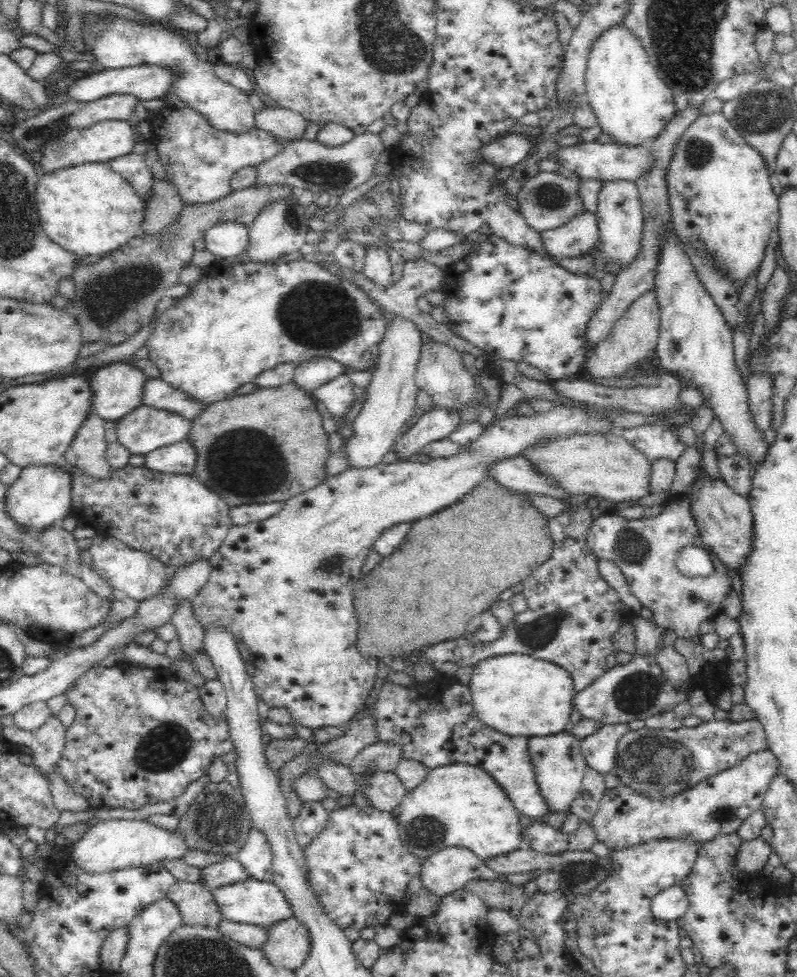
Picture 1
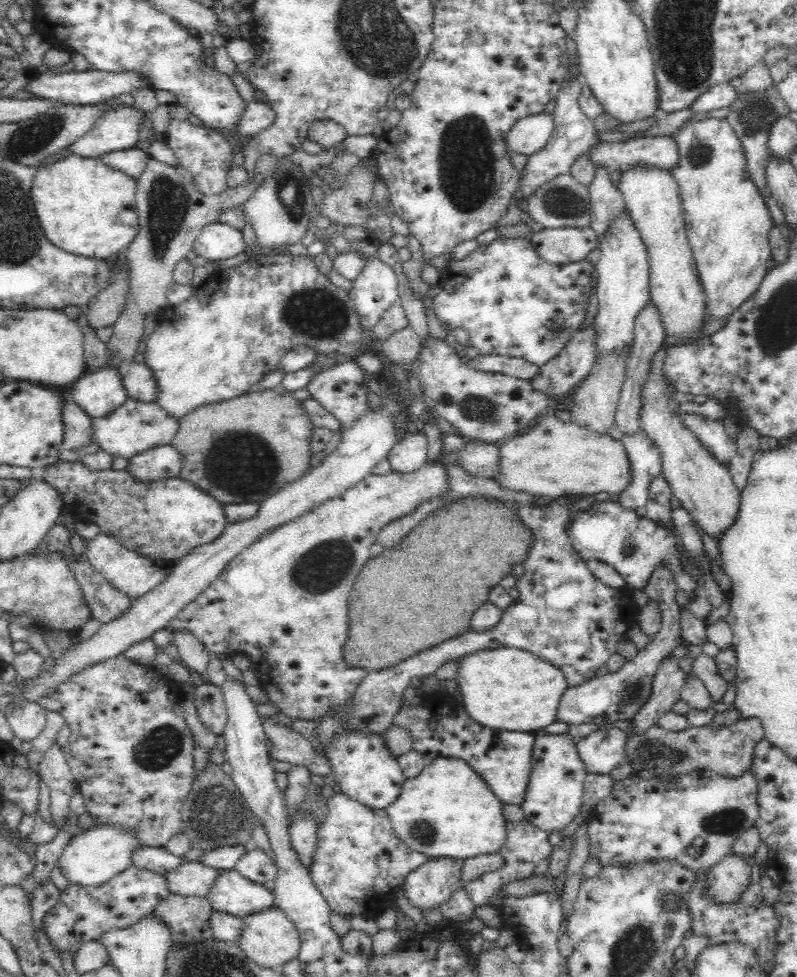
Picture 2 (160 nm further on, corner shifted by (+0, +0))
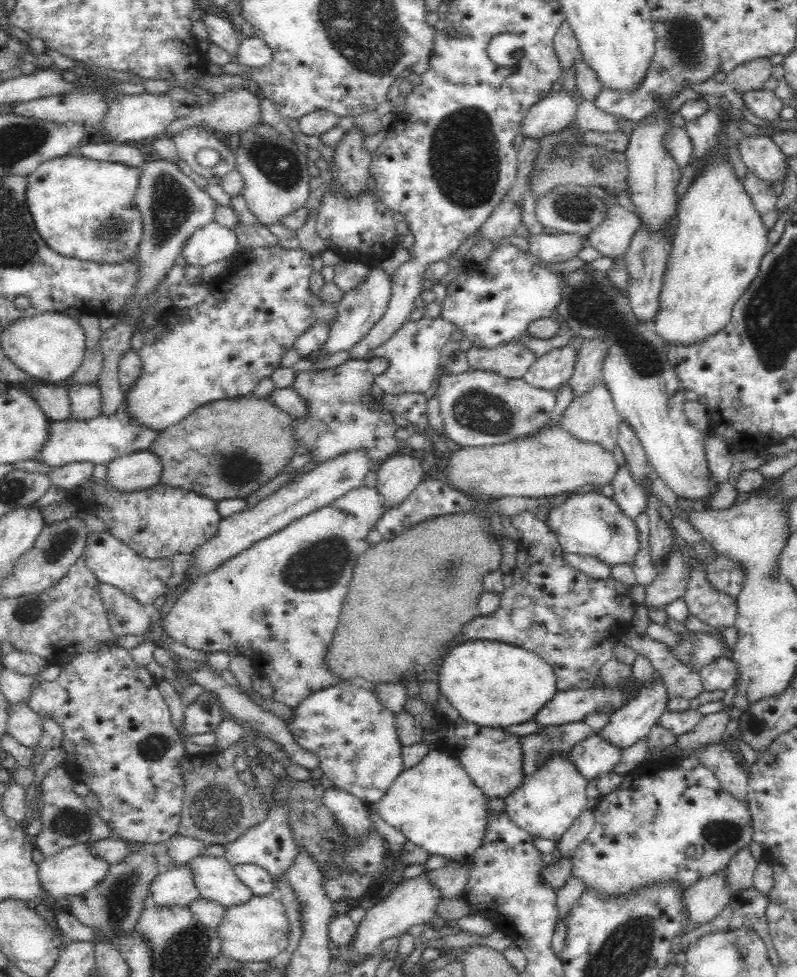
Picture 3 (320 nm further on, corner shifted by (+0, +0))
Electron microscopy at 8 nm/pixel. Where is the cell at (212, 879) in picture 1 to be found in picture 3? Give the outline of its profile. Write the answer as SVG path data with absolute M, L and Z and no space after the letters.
M178 865L173 869L162 869L149 888L149 905L183 906L199 898L198 889L192 881L191 868Z

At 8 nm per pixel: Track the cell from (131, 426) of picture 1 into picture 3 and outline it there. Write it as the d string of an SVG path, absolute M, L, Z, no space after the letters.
M123 401L117 411L110 416L98 415L88 420L48 420L48 438L40 448L40 454L32 460L36 463L49 466L52 469L75 462L90 462L93 465L106 465L120 456L129 455L146 448L154 442L158 431L148 429L138 423L132 423L126 415Z

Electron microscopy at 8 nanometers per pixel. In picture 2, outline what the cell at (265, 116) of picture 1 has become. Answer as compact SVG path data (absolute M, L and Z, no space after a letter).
M257 100L246 102L238 122L236 122L235 135L242 137L252 137L274 122L274 110L264 100Z

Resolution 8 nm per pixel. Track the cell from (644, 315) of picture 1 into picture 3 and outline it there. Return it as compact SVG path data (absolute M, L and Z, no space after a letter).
M600 380L592 388L592 392L572 399L569 406L563 411L558 424L562 429L574 436L574 439L598 444L602 449L612 453L617 446L620 423L620 415L618 415L614 408L612 396L606 389L605 383Z

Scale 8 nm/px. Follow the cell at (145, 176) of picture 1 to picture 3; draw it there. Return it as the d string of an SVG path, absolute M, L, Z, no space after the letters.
M87 140L78 145L78 153L89 159L99 161L123 162L128 166L141 167L144 163L143 154L137 147L128 144L114 144L112 141L90 143Z

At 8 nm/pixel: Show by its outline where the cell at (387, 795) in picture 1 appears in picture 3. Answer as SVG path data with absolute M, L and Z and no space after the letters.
M343 680L308 694L300 704L292 707L292 719L284 722L298 746L319 759L319 768L334 783L334 788L352 794L364 804L378 803L391 788L396 776L405 770L403 747L396 731L396 714L381 704L375 690L356 687Z

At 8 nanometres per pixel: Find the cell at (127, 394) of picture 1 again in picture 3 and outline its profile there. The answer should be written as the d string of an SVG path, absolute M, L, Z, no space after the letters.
M76 384L67 386L70 397L70 418L88 420L100 415L102 395L96 384Z

